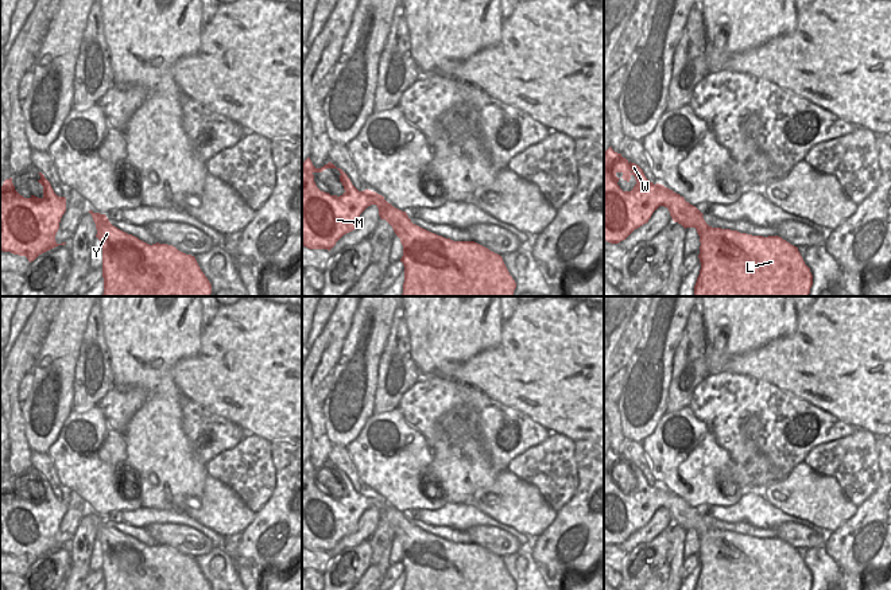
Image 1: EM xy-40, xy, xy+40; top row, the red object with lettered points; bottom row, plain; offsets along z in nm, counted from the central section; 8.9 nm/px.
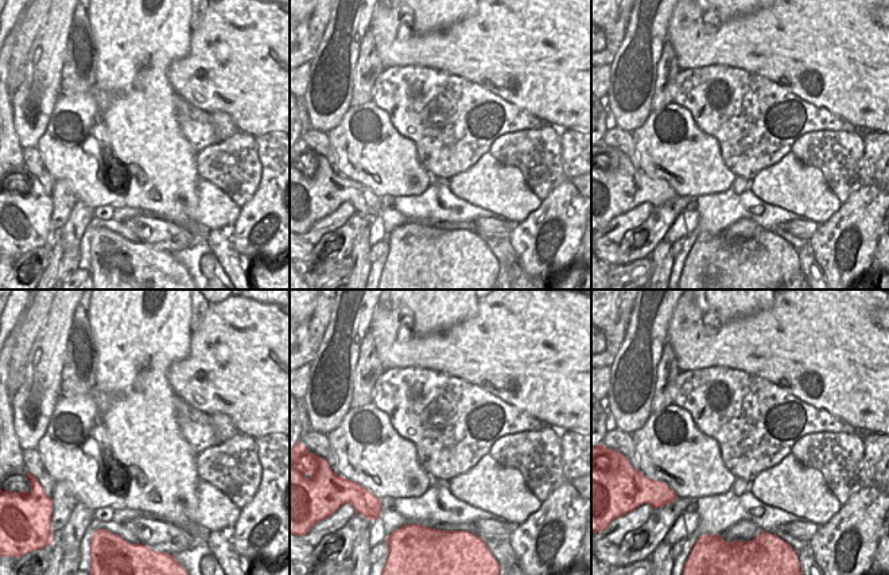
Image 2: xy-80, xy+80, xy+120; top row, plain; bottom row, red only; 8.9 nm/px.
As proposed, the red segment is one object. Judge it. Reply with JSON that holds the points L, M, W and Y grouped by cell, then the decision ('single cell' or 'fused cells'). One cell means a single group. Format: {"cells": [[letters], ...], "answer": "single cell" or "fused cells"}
{"cells": [["L", "M", "W", "Y"]], "answer": "single cell"}

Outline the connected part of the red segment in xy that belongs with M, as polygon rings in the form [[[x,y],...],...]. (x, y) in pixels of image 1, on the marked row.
[[[307,158],[302,163],[302,245],[309,249],[330,251],[336,242],[357,226],[360,214],[371,205],[376,205],[379,216],[386,220],[400,238],[404,265],[402,296],[514,296],[516,283],[510,275],[503,257],[474,241],[453,241],[431,233],[411,222],[406,211],[388,203],[383,195],[364,190],[359,191],[341,170],[340,182],[345,193],[340,197],[321,191],[314,182],[314,172],[337,168],[328,163],[315,168]]]

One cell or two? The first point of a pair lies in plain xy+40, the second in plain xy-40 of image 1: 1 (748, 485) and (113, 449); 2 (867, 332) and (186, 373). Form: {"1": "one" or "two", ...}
{"1": "two", "2": "one"}

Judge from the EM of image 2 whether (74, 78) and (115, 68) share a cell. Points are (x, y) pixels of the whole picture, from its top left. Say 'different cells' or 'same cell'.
different cells

